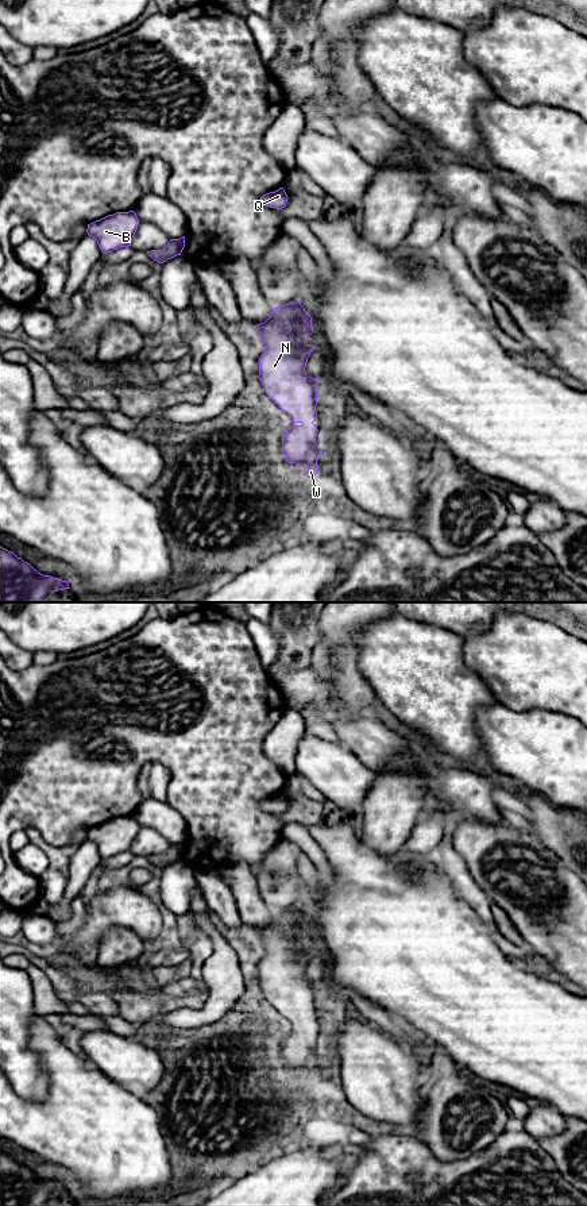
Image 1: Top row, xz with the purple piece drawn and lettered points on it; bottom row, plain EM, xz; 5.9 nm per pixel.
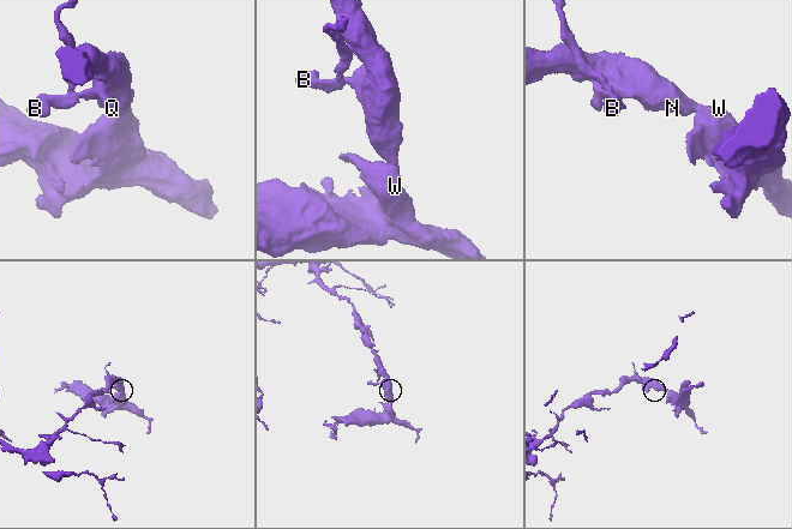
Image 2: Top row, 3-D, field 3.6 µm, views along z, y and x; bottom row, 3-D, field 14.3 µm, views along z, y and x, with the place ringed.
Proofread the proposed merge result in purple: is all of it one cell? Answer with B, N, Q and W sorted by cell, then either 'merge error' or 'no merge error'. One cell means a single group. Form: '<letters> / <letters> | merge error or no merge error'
B N Q W | no merge error

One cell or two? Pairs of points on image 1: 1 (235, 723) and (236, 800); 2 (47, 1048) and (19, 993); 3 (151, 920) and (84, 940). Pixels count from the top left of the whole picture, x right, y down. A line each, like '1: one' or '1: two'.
1: one
2: two
3: one

